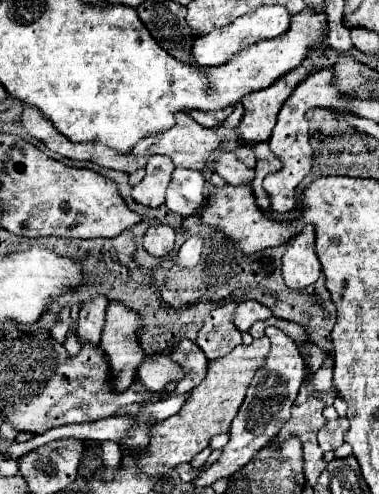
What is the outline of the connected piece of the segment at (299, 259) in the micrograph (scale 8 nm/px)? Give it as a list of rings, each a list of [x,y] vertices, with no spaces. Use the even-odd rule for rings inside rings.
[[[307,224],[299,234],[295,234],[293,240],[289,240],[287,244],[287,252],[283,254],[283,278],[285,284],[289,288],[305,288],[309,284],[313,284],[321,274],[321,262],[315,254],[315,228],[311,224]]]

